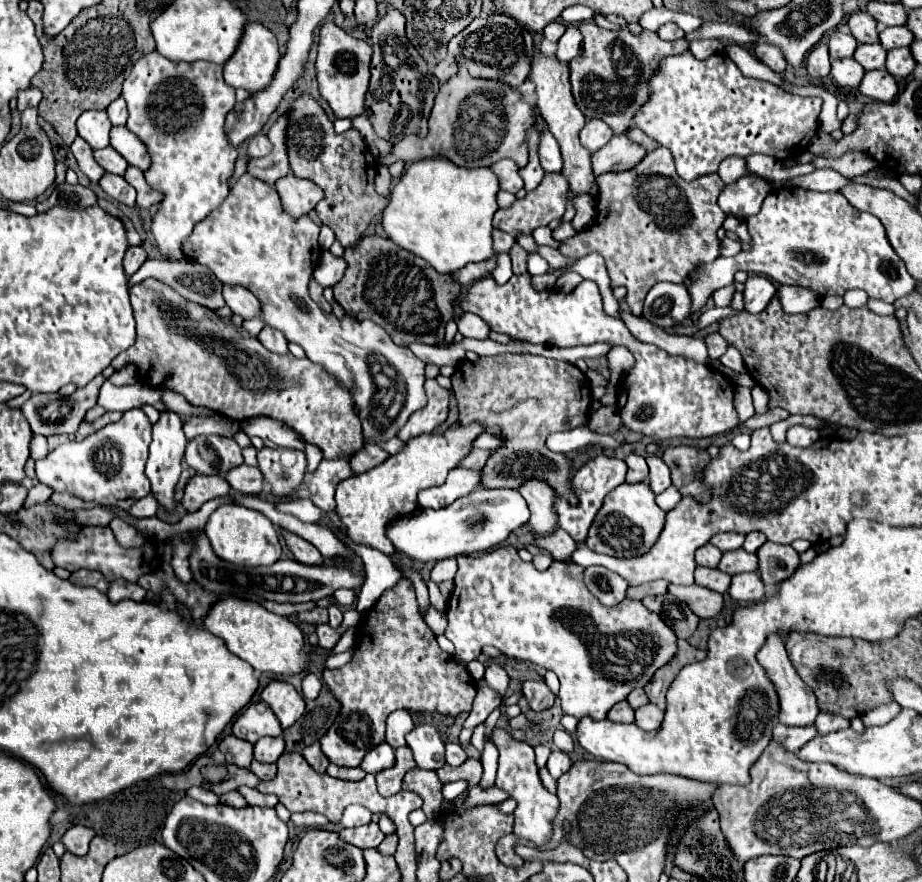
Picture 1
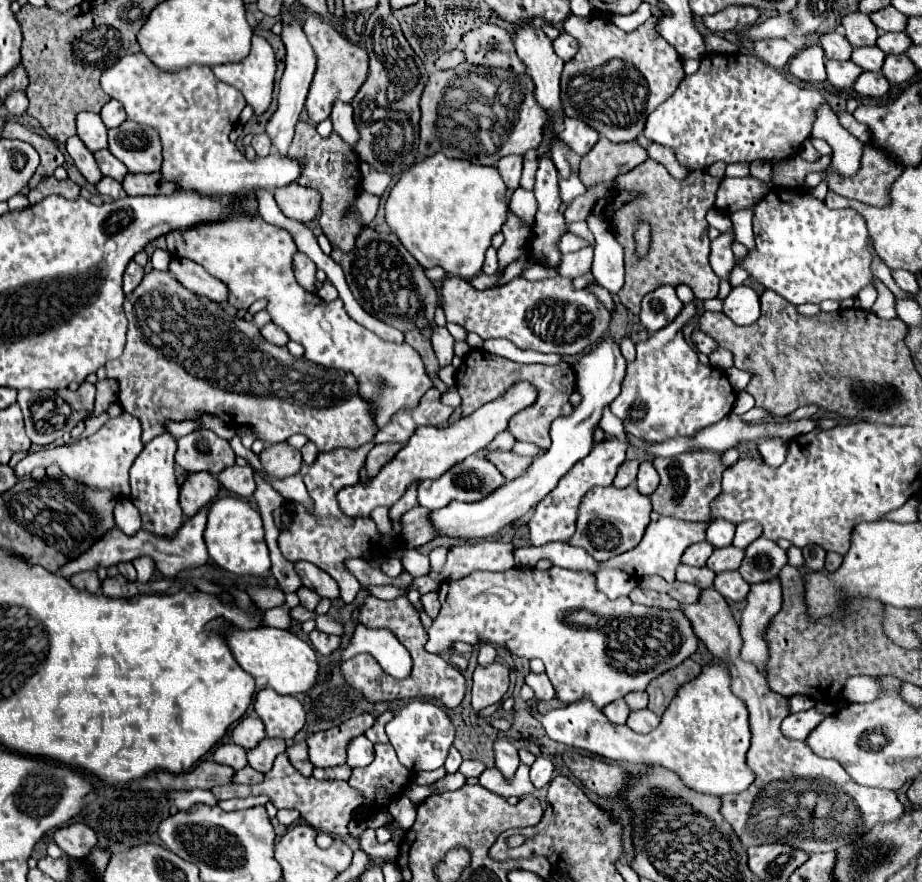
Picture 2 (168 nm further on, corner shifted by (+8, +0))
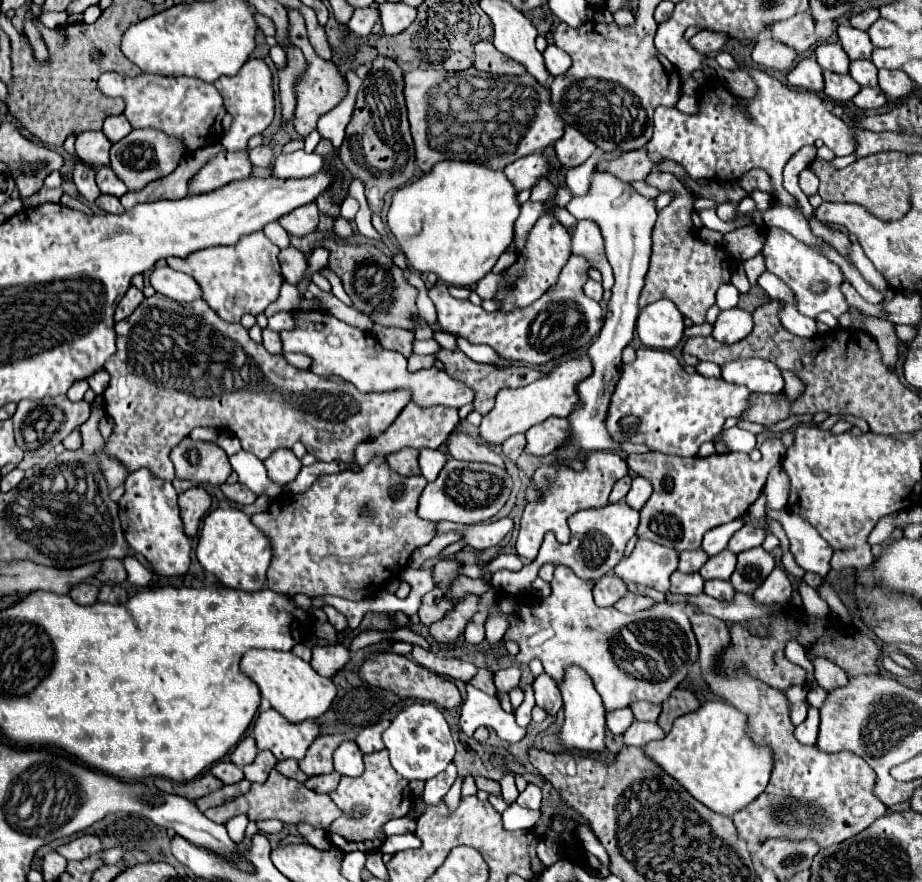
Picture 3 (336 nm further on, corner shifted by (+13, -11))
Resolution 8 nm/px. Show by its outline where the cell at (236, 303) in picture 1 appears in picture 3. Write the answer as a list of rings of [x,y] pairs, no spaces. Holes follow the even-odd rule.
[[[171,267],[153,269],[149,283],[157,293],[161,293],[173,301],[187,303],[187,301],[201,299],[201,287],[197,285],[197,281],[185,273],[173,271]]]

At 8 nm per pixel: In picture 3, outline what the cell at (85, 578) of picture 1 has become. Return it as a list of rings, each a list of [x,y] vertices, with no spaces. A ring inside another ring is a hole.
[[[81,583],[81,585],[71,589],[69,597],[79,605],[93,605],[93,603],[97,603],[97,593],[99,593],[99,589],[95,585]]]

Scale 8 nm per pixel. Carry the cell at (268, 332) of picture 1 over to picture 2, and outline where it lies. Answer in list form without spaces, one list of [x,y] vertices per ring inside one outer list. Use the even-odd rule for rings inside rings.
[[[266,324],[260,332],[262,332],[264,340],[266,340],[266,342],[270,342],[270,344],[276,344],[276,346],[286,346],[286,342],[288,342],[286,332],[284,332],[284,330],[280,330],[276,324]]]

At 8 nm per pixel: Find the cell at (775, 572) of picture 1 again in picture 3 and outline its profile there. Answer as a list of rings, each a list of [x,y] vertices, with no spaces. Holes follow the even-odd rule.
[[[763,547],[757,549],[747,549],[743,553],[739,553],[739,563],[729,579],[729,583],[733,585],[735,591],[741,593],[753,593],[771,573],[771,569],[775,567],[775,559],[769,551],[765,551]]]

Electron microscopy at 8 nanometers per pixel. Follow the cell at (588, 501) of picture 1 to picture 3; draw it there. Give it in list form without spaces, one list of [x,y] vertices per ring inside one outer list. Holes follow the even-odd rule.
[[[595,451],[587,455],[585,459],[585,469],[583,471],[573,471],[567,467],[557,467],[557,465],[539,465],[539,469],[533,473],[533,479],[537,487],[543,491],[543,497],[539,501],[533,501],[525,507],[525,513],[521,517],[521,529],[517,537],[517,555],[525,557],[527,561],[535,561],[539,547],[543,543],[543,537],[547,531],[555,533],[555,539],[565,545],[569,541],[569,527],[567,519],[581,509],[593,509],[595,503],[607,505],[607,497],[613,489],[613,485],[629,473],[627,463],[615,455],[615,453],[603,453]]]

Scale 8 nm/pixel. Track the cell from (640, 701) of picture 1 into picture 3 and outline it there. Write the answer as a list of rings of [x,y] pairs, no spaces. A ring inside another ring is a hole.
[[[637,701],[631,705],[631,709],[637,721],[657,721],[657,717],[661,715],[661,705],[649,701]]]

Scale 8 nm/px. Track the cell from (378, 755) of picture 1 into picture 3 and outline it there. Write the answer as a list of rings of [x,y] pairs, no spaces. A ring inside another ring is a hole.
[[[343,741],[333,753],[335,771],[347,777],[359,777],[363,773],[363,753],[355,741]]]

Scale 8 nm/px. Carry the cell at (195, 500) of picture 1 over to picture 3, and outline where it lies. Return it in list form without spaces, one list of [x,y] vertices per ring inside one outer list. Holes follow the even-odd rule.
[[[191,487],[189,491],[179,495],[179,509],[187,537],[195,537],[201,525],[201,519],[211,507],[211,497],[201,487]]]

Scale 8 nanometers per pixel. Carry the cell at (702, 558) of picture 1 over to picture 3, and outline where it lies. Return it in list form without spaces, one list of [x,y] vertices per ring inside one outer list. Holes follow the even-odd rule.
[[[703,549],[683,551],[679,555],[679,571],[681,573],[695,573],[695,571],[699,571],[705,565],[707,559],[709,559],[709,555]]]

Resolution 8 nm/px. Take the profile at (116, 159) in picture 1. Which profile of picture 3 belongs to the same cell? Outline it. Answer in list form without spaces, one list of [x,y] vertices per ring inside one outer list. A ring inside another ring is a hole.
[[[101,167],[97,171],[97,185],[101,189],[101,193],[109,193],[109,195],[115,195],[115,197],[123,197],[127,193],[127,187],[125,183],[113,173],[111,167]]]

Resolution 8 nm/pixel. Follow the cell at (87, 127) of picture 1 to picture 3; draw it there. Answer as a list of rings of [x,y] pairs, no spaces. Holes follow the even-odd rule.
[[[85,131],[77,135],[75,153],[79,159],[91,163],[93,167],[109,165],[109,149],[111,141],[105,137],[103,131]]]

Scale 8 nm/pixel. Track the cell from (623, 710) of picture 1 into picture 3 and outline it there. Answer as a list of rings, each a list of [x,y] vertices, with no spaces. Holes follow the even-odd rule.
[[[623,707],[623,709],[607,713],[607,727],[615,735],[623,735],[633,721],[635,721],[635,717],[633,717],[631,707]]]

